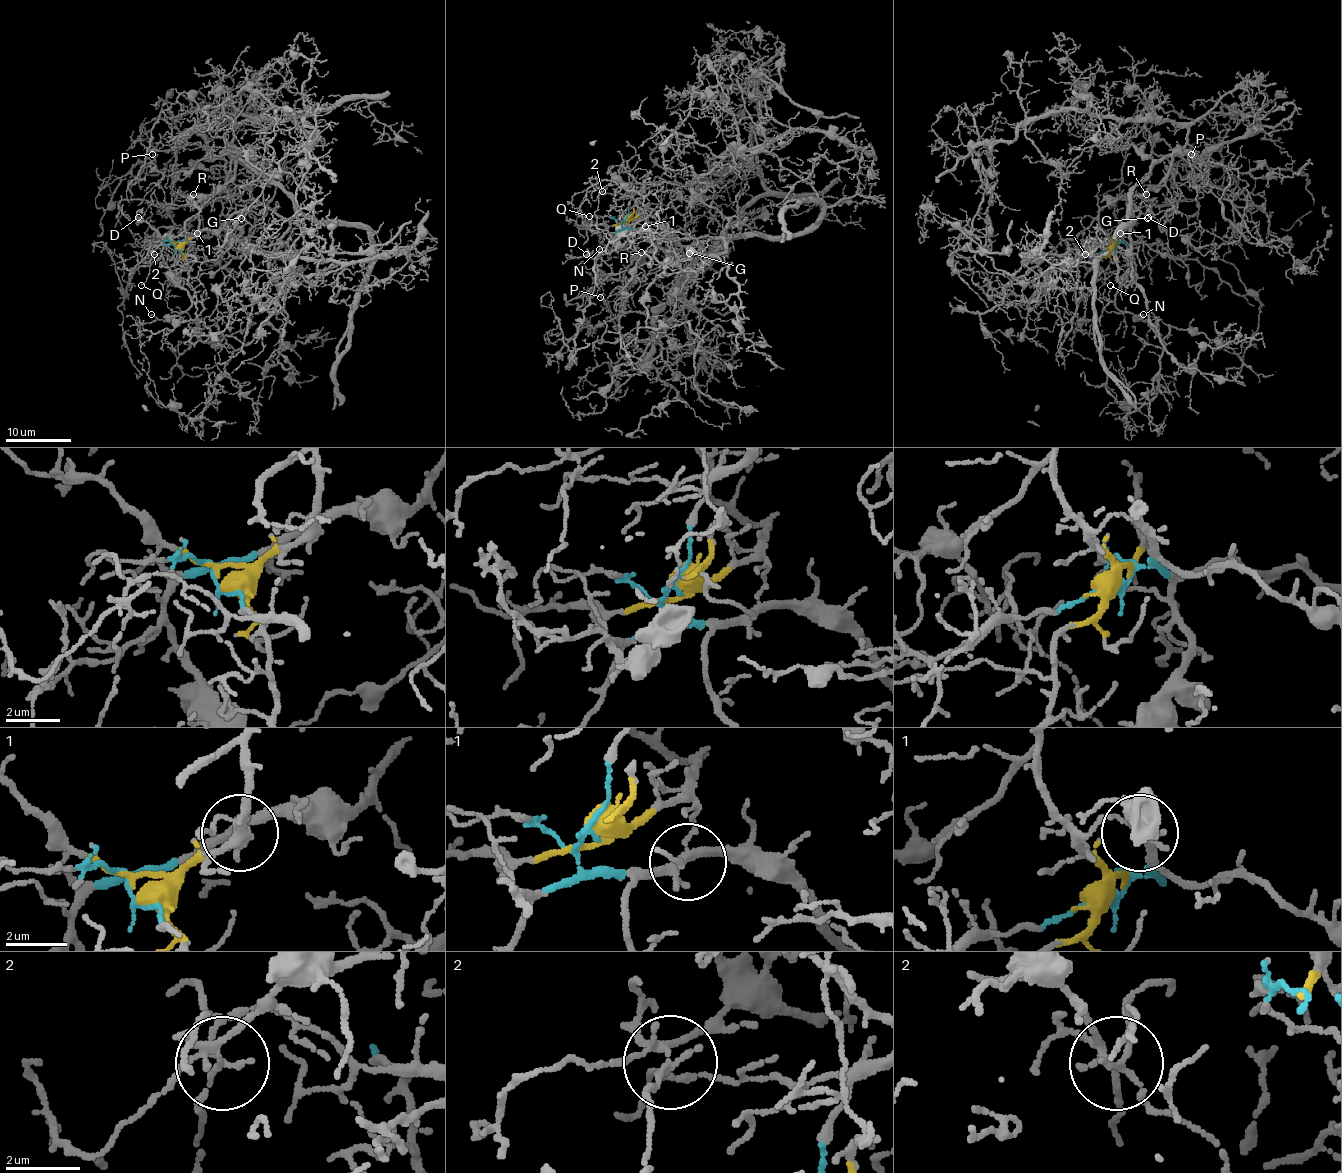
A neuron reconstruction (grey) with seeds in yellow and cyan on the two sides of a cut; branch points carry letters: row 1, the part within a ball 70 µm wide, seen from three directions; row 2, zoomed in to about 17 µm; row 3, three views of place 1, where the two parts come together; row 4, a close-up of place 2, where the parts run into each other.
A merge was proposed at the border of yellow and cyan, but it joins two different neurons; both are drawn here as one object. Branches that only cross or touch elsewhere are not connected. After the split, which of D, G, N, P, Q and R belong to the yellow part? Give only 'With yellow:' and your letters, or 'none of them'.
With yellow: D, G, Q, R

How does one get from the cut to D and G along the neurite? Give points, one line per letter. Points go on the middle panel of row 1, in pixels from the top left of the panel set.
D: (623, 219), (638, 217), (646, 204), (654, 250), (649, 261), (620, 273), (611, 271), (600, 255), (585, 255)
G: (623, 219), (638, 217), (646, 204), (649, 238), (682, 271), (680, 276), (694, 278), (689, 253)

